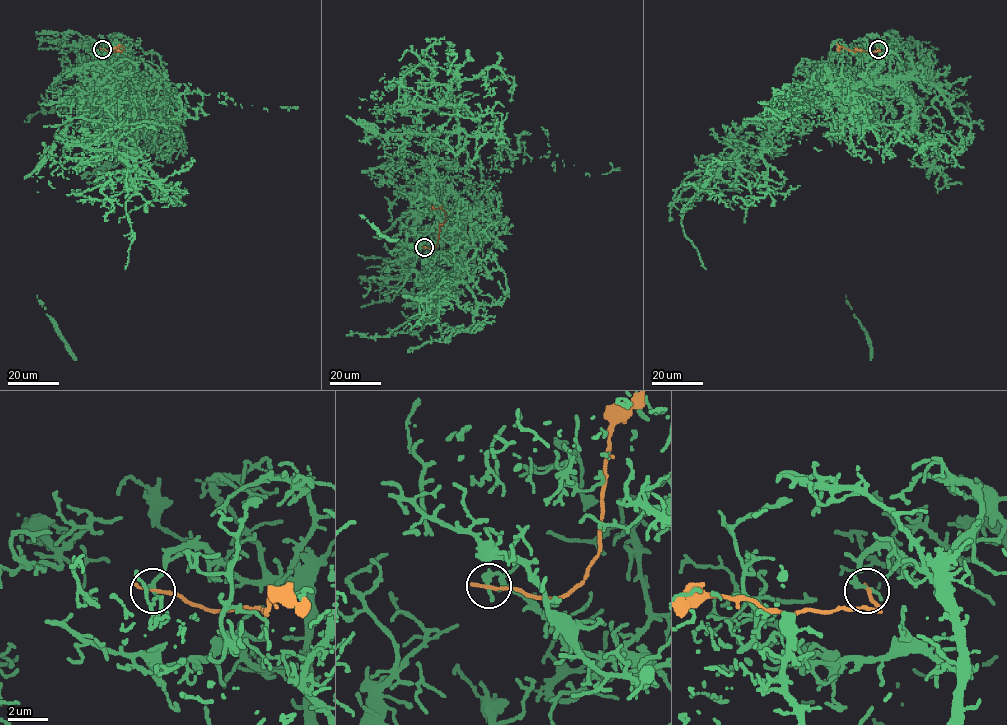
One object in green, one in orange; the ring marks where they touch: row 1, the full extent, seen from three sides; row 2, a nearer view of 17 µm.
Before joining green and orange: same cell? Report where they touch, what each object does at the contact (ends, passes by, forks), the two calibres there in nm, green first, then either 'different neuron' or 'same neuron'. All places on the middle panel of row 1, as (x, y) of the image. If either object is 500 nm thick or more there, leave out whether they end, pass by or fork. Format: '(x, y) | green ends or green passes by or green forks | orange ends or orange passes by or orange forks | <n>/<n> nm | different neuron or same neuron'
(424, 247) | green ends | orange ends | 240/200 nm | different neuron

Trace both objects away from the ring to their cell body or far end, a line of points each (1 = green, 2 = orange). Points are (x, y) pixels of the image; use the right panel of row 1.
1: (878, 49), (874, 95), (778, 102), (743, 201), (740, 128), (782, 118), (775, 94), (794, 110)
2: (878, 49), (880, 51), (866, 52), (840, 46), (838, 51)

